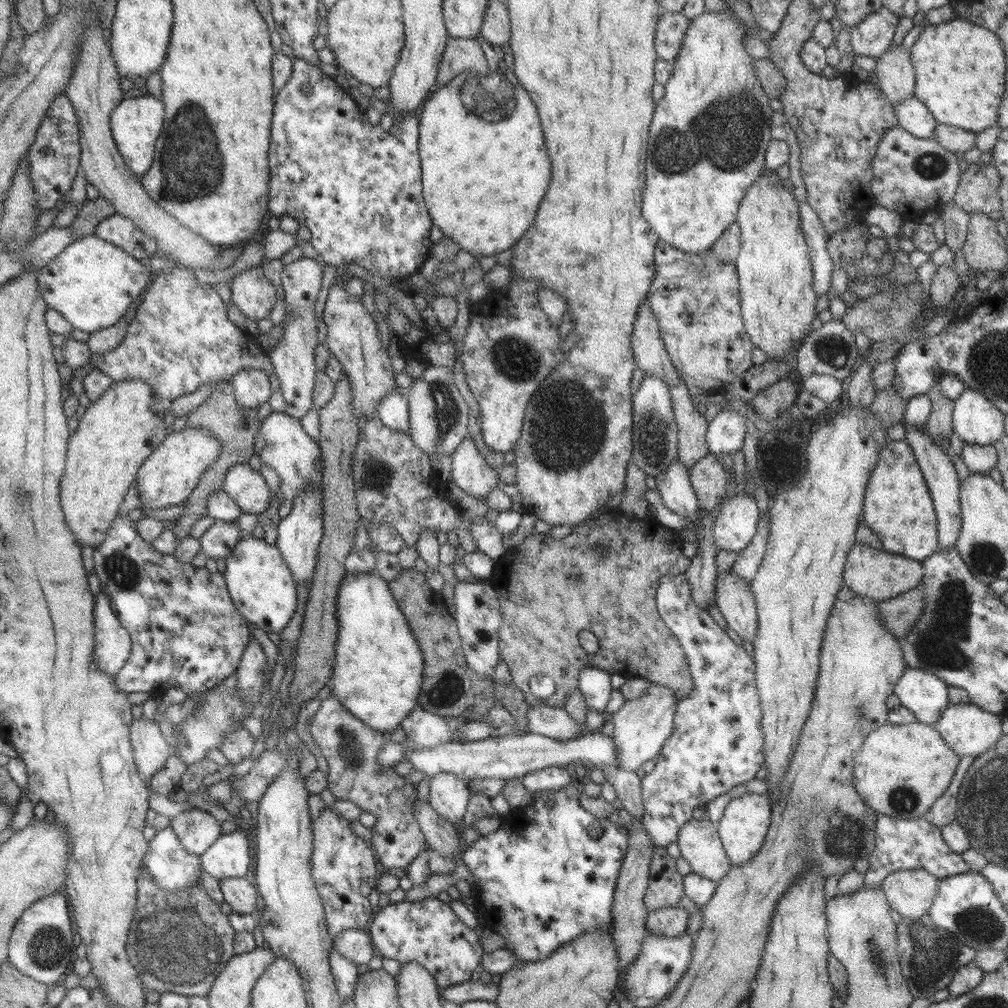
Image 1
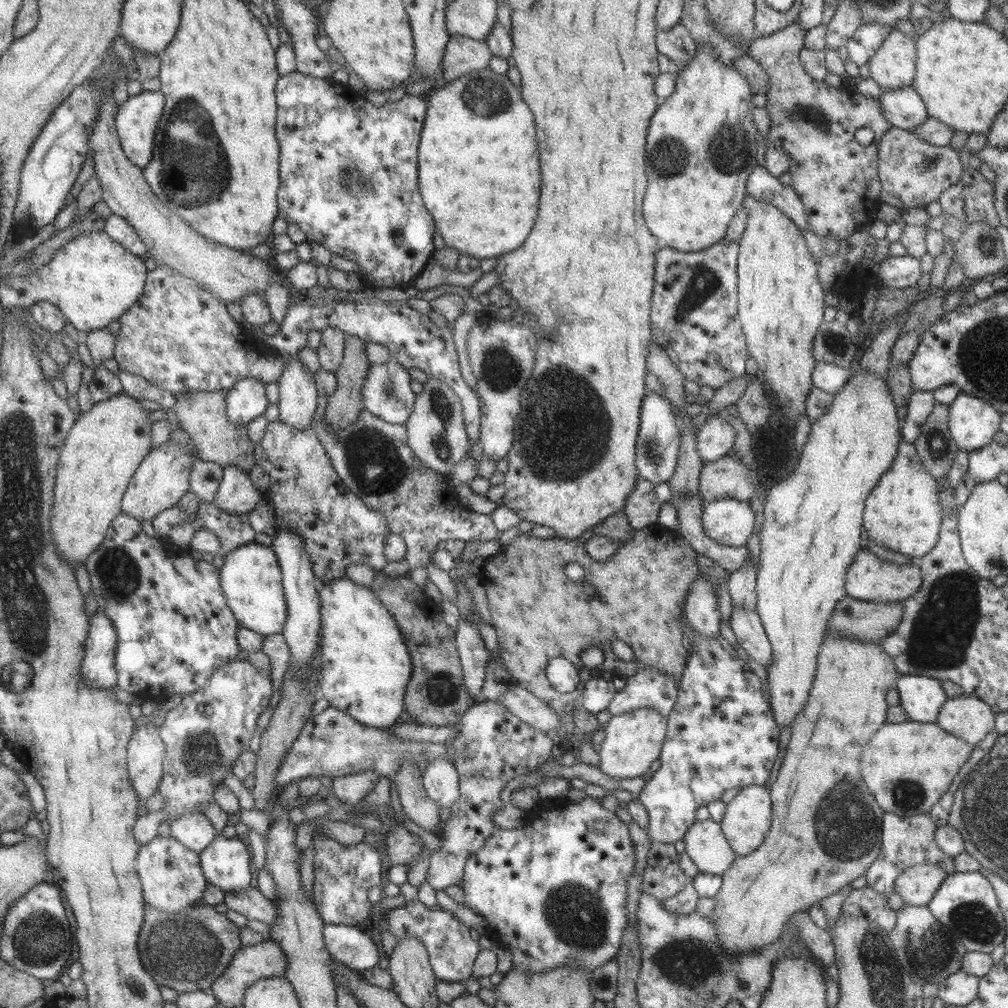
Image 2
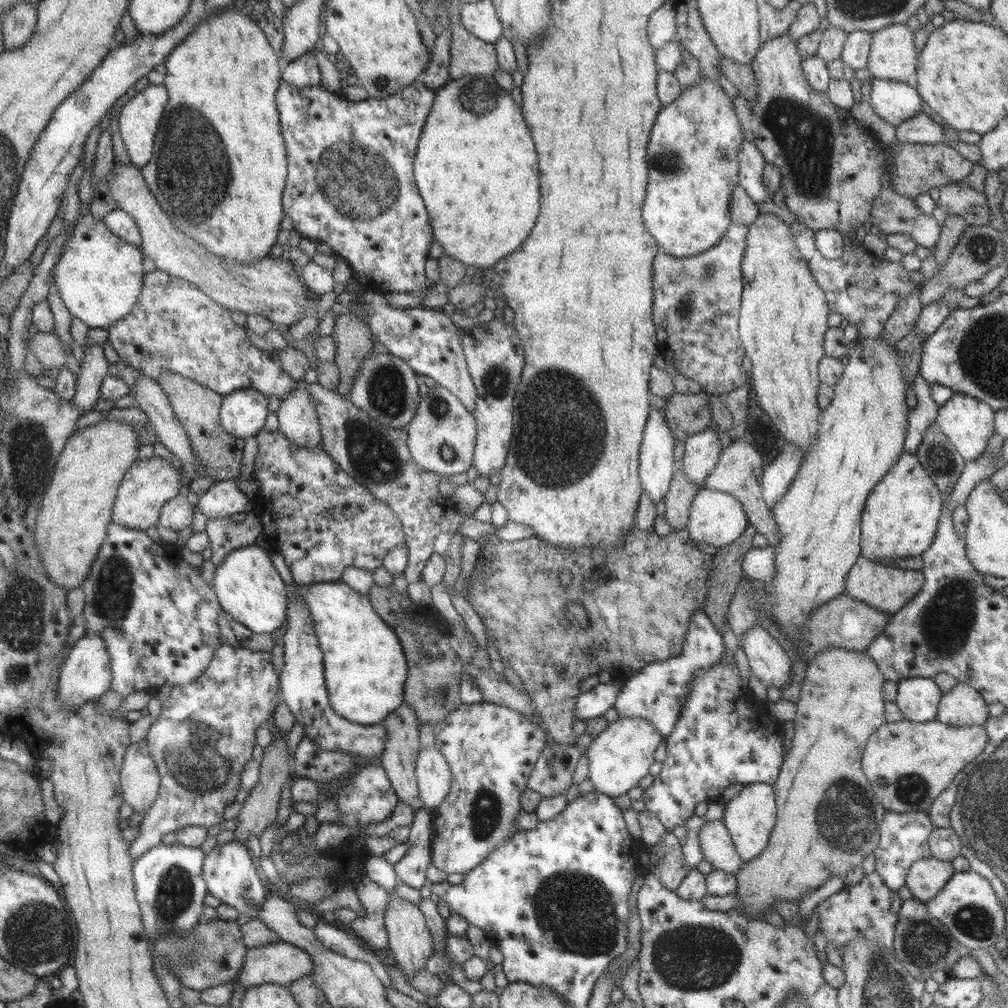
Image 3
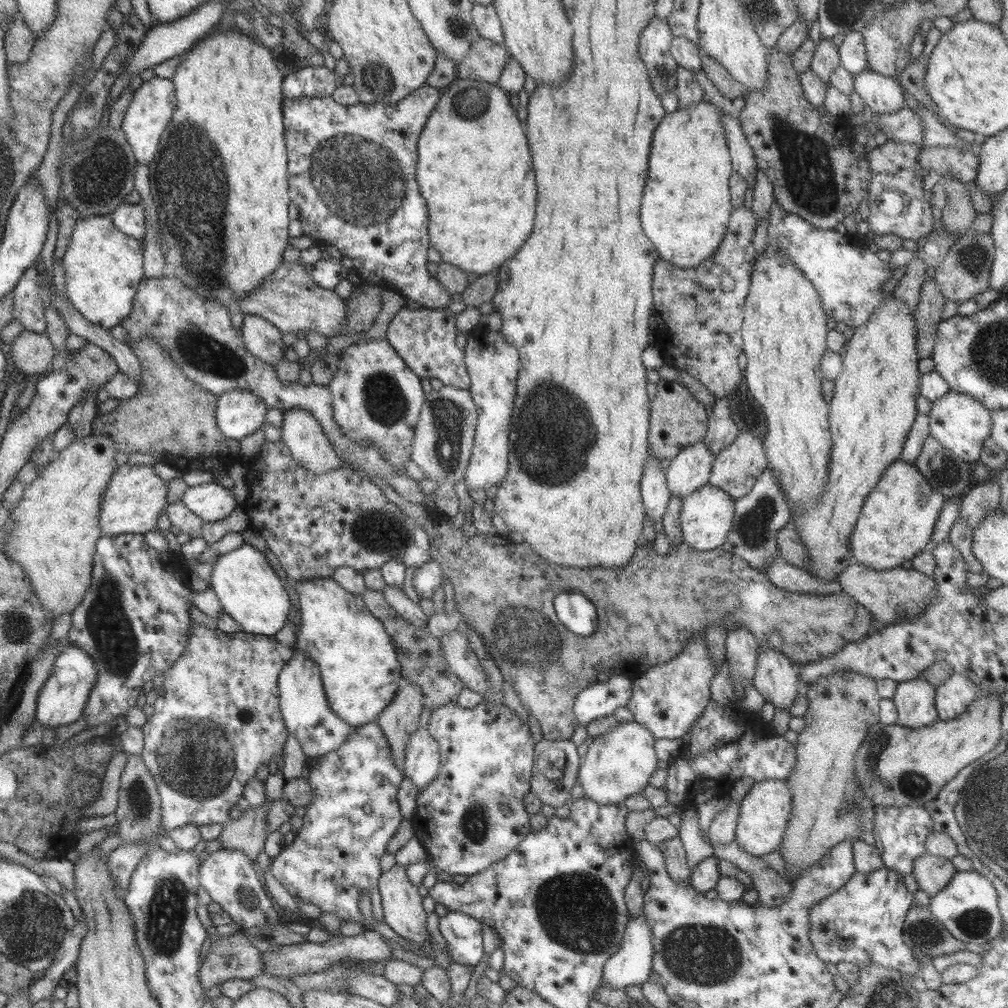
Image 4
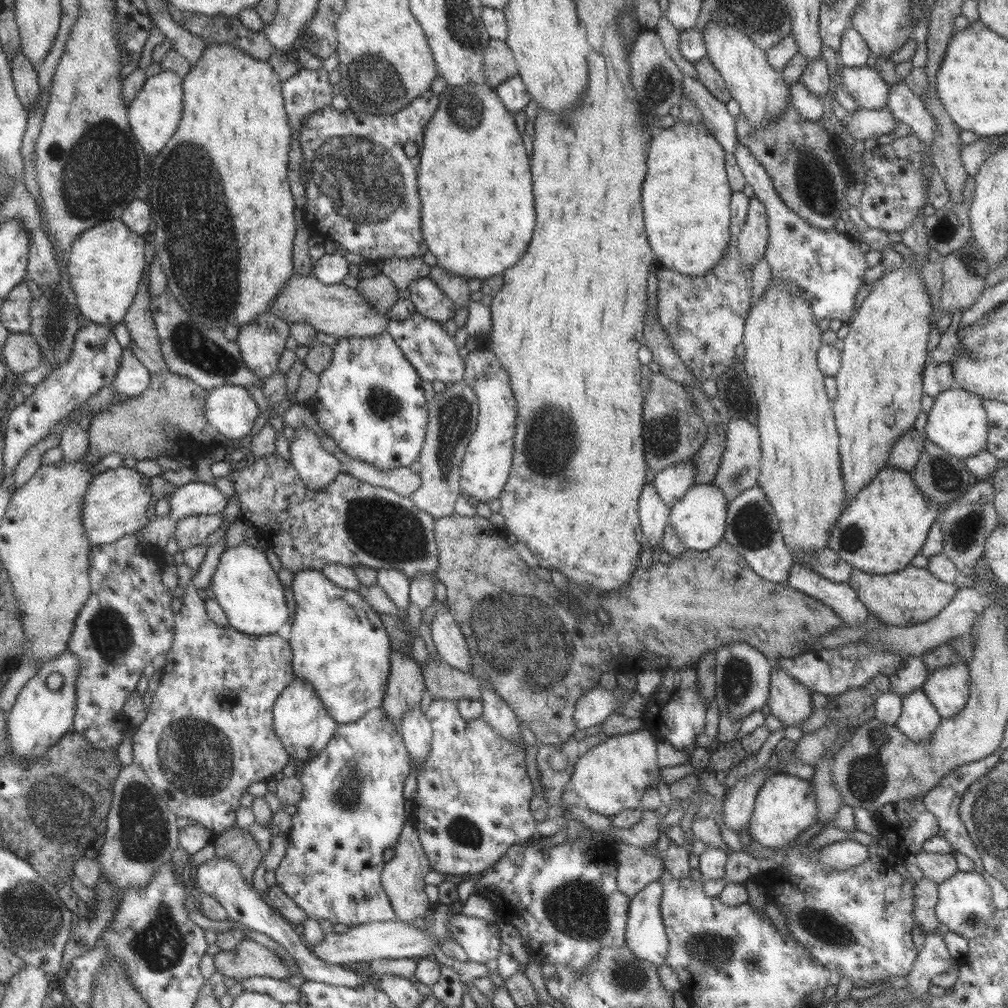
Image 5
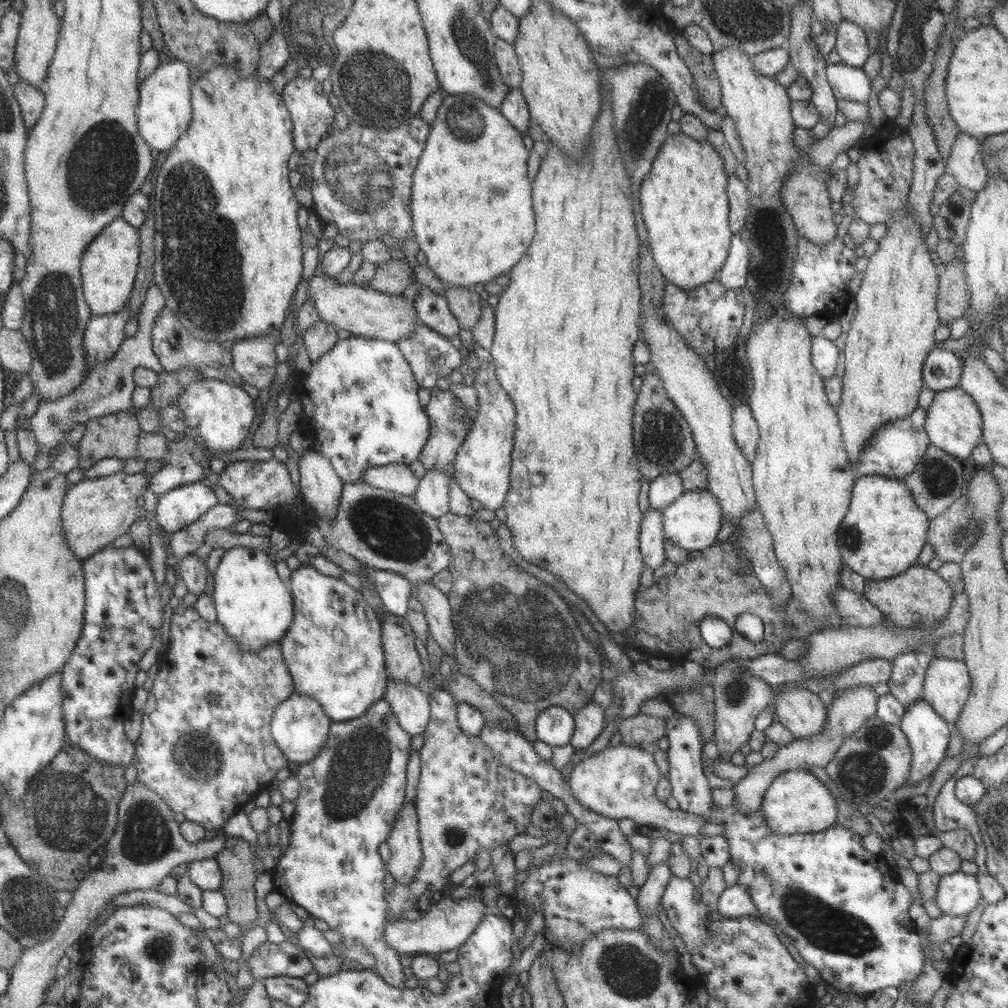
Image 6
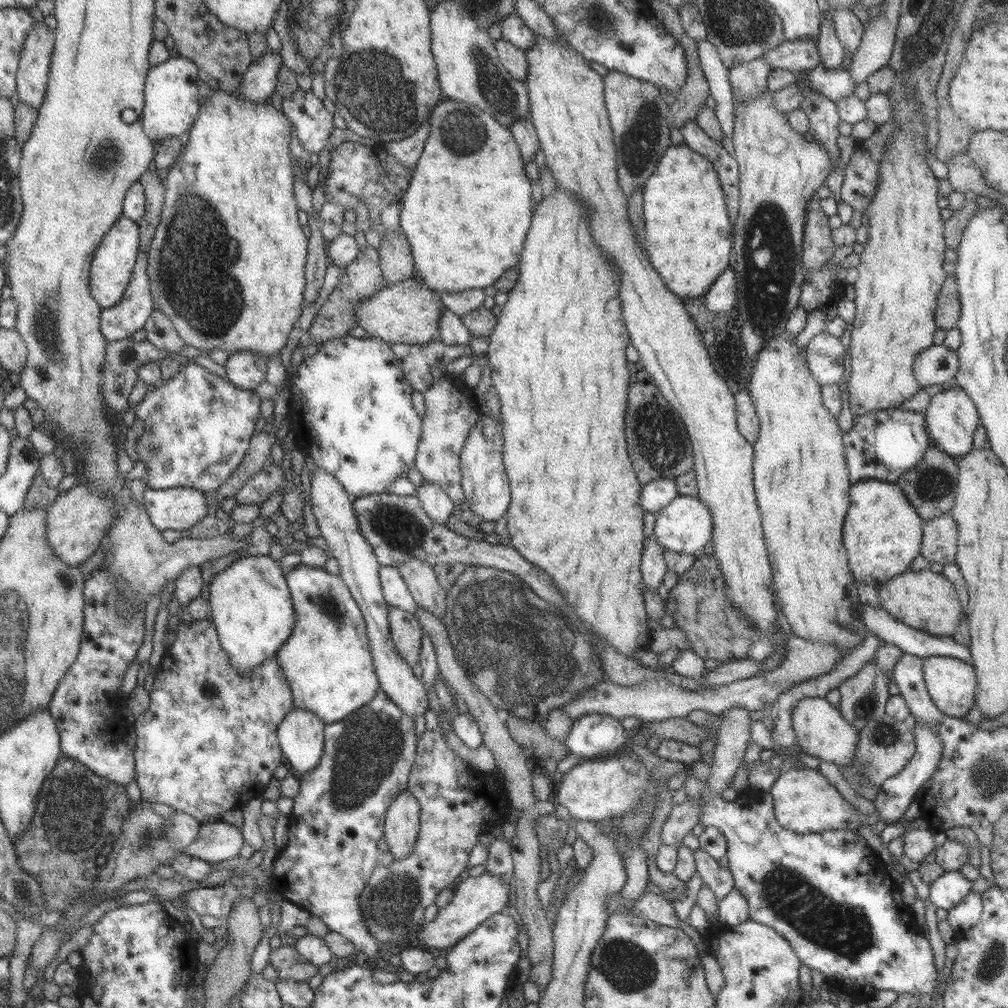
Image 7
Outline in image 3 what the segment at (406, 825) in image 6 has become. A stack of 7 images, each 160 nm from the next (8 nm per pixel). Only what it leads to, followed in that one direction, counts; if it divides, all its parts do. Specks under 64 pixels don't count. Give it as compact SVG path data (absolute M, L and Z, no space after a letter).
M392 890L388 892L388 903L383 911L383 920L388 936L388 947L399 972L405 977L412 976L416 970L424 970L425 963L433 952L432 938L417 905L400 899Z

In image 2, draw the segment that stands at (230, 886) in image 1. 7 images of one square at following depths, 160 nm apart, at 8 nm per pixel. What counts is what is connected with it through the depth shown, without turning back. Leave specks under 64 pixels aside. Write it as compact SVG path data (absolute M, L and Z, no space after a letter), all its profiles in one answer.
M254 887L225 891L223 904L228 910L241 914L247 921L263 922L269 928L277 918L275 900L263 897L259 889Z

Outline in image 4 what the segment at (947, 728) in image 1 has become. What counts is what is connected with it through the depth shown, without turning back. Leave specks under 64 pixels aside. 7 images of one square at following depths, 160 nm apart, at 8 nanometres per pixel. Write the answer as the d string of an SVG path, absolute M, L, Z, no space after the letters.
M952 672L943 684L935 687L934 705L938 720L945 722L957 718L980 696L982 691L977 684Z

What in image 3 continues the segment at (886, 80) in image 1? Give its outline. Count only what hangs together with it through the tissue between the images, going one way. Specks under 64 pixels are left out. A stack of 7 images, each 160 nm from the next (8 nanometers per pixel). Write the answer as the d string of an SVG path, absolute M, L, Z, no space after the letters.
M893 23L871 33L867 69L873 79L910 82L917 57L914 34L907 25Z

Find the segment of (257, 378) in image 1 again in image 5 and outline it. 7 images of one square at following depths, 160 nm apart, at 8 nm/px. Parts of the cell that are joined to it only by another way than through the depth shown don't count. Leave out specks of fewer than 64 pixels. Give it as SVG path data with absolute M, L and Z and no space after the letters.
M223 384L209 390L204 415L222 438L238 442L257 428L259 408L245 387Z

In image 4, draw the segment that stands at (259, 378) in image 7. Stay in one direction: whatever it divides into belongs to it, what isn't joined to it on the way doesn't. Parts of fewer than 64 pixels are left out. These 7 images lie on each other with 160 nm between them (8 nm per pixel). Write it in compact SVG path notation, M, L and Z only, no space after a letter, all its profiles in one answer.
M244 314L239 330L245 350L251 356L273 367L284 357L286 349L282 348L281 332L261 316Z

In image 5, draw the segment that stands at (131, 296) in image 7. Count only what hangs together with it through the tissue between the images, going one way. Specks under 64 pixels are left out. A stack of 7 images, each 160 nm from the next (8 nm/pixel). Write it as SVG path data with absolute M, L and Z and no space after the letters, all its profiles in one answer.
M84 320L83 327L75 334L67 362L61 362L45 379L38 382L31 395L13 401L4 418L6 424L1 456L4 475L12 474L20 458L48 436L62 418L80 408L102 386L112 382L121 361L122 350L111 330L112 328Z

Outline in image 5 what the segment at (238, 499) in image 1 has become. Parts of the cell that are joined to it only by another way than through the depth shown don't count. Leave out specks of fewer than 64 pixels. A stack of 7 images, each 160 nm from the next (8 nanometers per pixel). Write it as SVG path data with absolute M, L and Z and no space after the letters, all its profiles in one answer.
M182 478L177 489L169 498L170 514L176 520L184 516L198 514L217 514L225 508L225 498L215 487L199 481Z

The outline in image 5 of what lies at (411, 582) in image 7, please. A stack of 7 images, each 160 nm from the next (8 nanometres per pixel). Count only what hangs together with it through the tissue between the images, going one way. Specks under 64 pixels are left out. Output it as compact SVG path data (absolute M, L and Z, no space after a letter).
M446 605L443 611L435 613L430 622L430 632L433 644L439 658L451 668L473 674L472 656L461 629L455 624Z

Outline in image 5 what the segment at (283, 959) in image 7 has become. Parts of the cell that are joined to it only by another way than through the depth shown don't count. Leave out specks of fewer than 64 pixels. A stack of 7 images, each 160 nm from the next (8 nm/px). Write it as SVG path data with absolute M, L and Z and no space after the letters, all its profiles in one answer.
M247 938L231 950L212 949L211 955L214 970L236 981L255 975L284 980L295 974L289 965L282 963L280 956Z

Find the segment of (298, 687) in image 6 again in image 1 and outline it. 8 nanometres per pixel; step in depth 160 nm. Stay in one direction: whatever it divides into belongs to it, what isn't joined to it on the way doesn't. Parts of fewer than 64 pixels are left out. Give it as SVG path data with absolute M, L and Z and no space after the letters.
M375 572L367 574L367 576L355 576L355 574L346 574L340 582L337 596L336 596L336 619L338 622L338 631L335 645L334 665L332 673L330 674L329 684L331 684L331 695L335 695L339 702L348 710L355 718L364 722L369 728L379 731L380 733L391 733L401 721L412 712L415 705L417 705L417 697L422 685L424 658L411 629L409 628L406 618L403 616L401 610L398 609L397 601L394 599L390 591L388 581L377 576Z

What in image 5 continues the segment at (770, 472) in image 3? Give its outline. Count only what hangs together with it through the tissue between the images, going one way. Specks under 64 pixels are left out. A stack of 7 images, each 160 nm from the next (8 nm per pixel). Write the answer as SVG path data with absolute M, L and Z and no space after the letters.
M759 485L741 491L728 501L723 539L737 549L751 571L759 578L786 584L787 574L794 560L779 530L779 520Z

